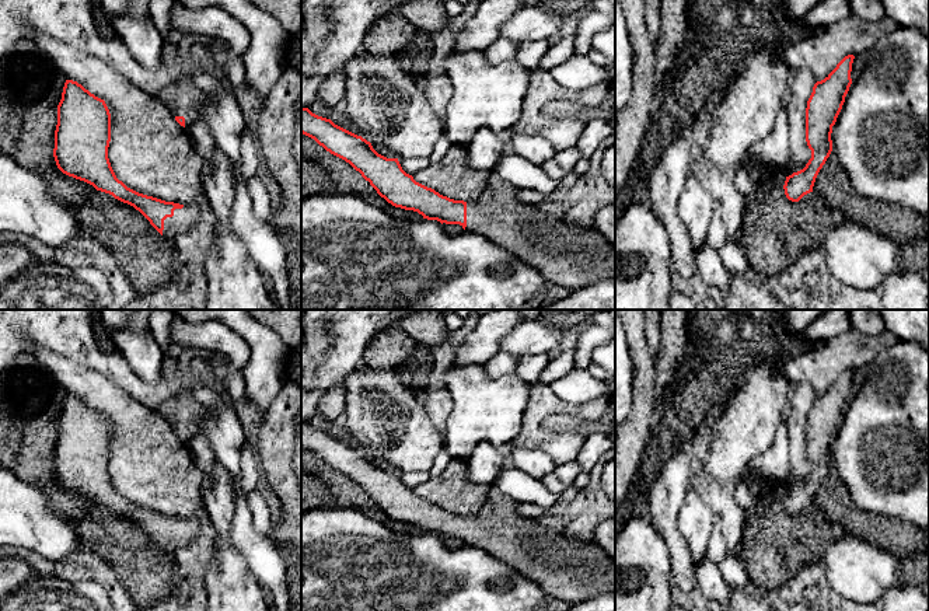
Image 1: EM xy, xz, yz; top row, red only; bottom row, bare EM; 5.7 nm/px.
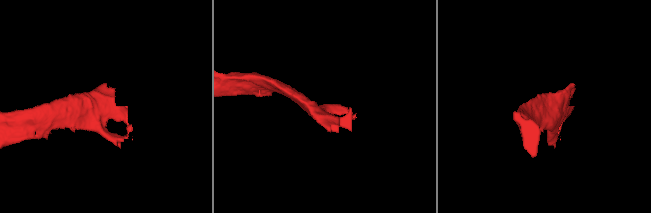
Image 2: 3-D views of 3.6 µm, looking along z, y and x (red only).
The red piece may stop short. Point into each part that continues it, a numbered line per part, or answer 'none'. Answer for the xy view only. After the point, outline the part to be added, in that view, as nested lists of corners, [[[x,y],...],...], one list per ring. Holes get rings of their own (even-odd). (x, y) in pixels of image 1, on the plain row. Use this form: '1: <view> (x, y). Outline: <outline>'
1: xy (184, 533). Outline: [[[195,517],[175,523],[172,531],[164,534],[163,551],[172,554],[178,547],[189,544],[199,533],[199,523]]]

